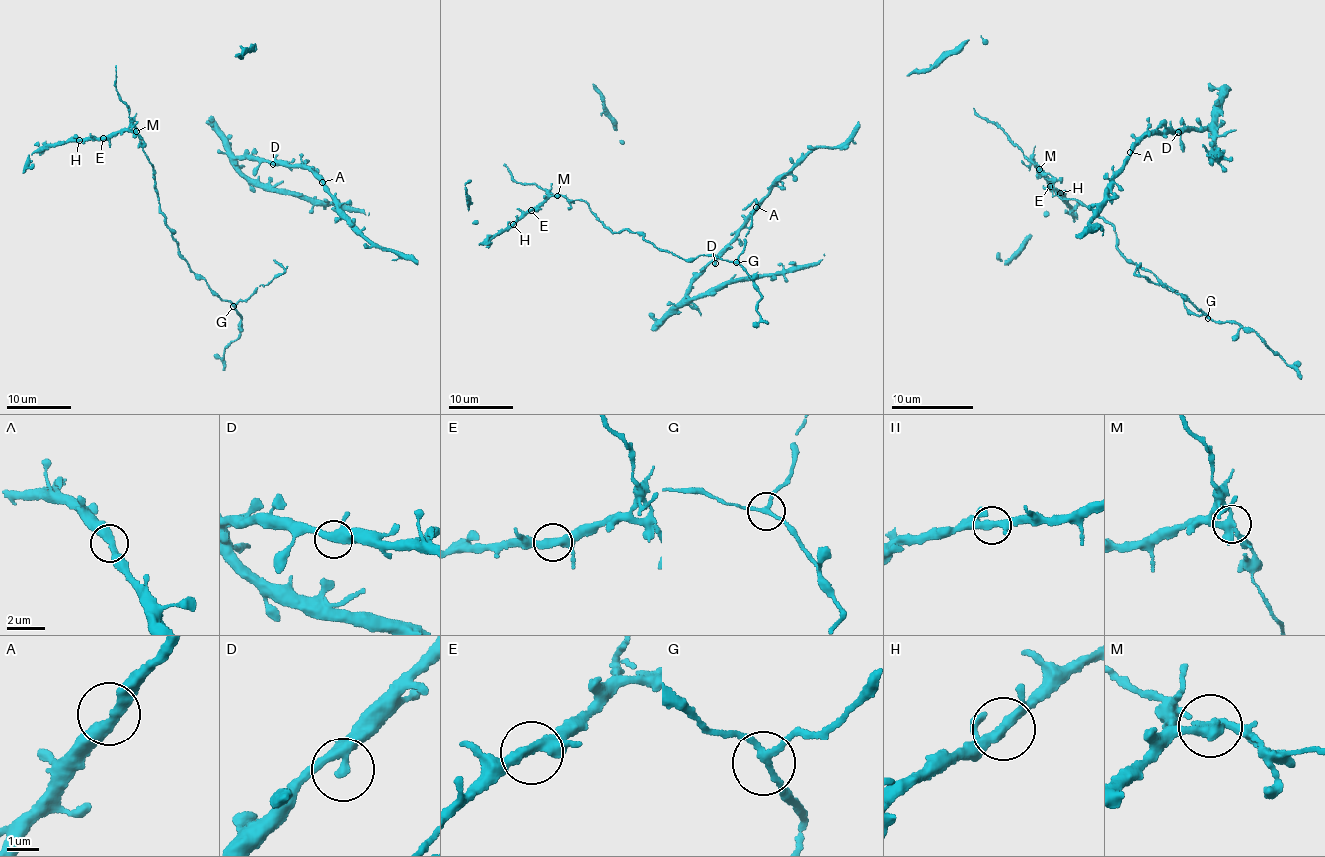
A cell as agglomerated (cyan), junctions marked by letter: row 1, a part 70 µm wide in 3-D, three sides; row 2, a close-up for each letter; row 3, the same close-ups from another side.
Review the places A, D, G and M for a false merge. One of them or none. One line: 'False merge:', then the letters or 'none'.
False merge: M

